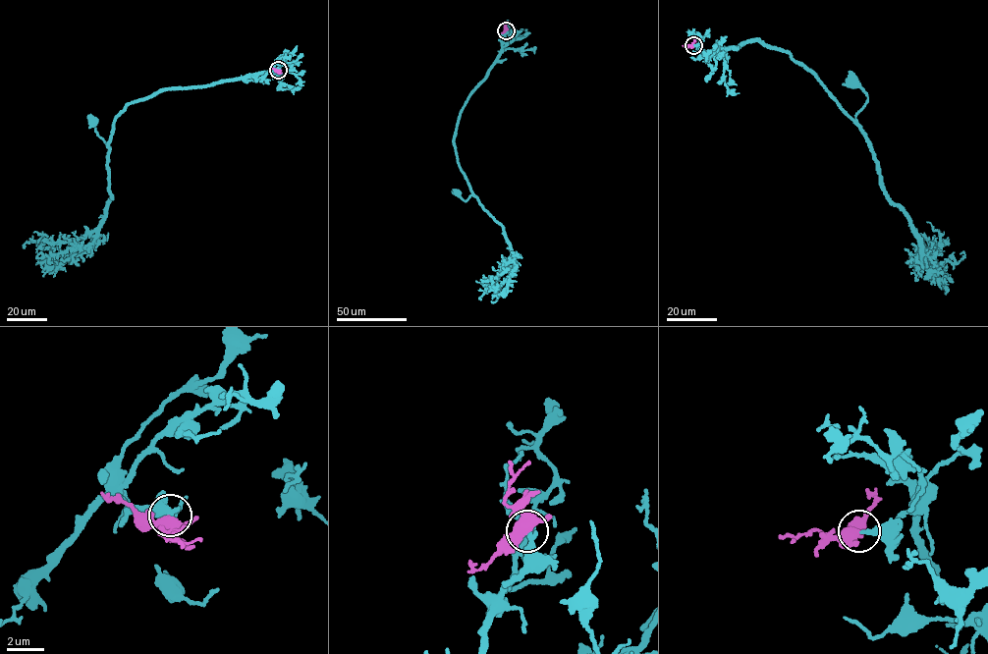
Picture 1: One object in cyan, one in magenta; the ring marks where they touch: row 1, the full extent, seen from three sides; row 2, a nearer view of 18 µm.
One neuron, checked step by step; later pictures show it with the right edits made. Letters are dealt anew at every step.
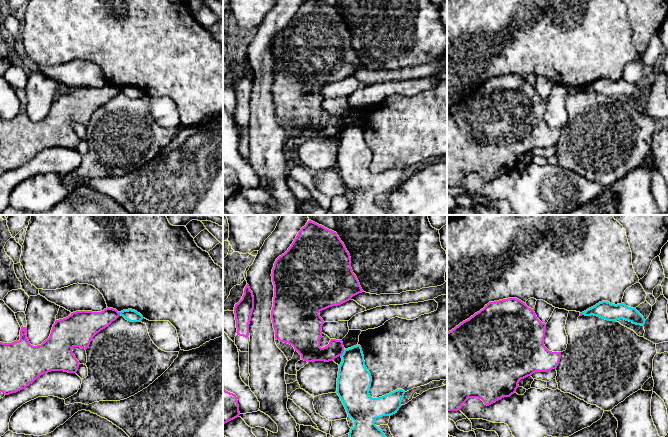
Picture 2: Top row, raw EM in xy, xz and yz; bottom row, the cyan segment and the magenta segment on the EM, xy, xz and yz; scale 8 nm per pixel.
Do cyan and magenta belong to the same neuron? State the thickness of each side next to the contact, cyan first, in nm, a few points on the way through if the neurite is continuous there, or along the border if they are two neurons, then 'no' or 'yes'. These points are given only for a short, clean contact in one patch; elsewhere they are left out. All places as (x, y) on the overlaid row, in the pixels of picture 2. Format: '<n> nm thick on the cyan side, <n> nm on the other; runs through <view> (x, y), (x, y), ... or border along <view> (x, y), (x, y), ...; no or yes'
280 nm thick on the cyan side, 150 nm on the other; border along xz (344, 350), (340, 355); no

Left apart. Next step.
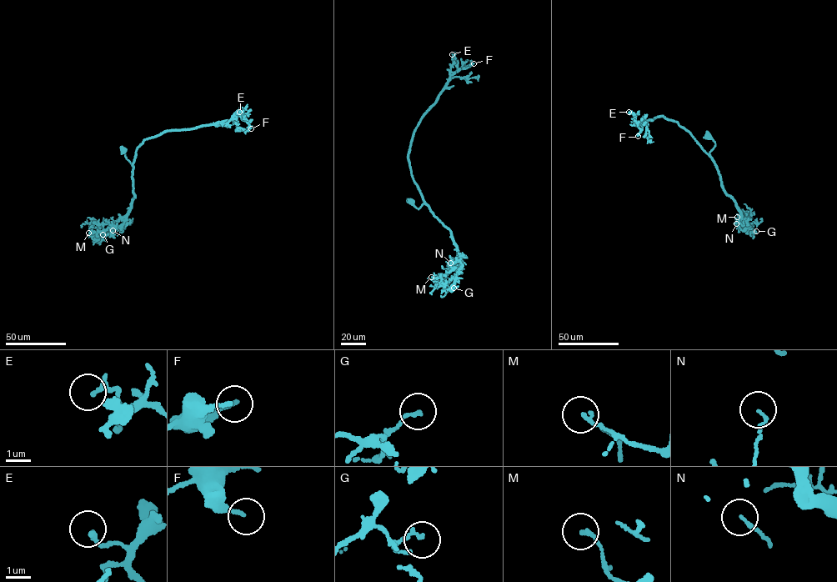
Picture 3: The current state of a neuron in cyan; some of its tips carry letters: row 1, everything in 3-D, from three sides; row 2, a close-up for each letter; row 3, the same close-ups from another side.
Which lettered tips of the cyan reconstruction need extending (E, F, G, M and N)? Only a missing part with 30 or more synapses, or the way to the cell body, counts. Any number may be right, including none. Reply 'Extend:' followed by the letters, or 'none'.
Extend: none

